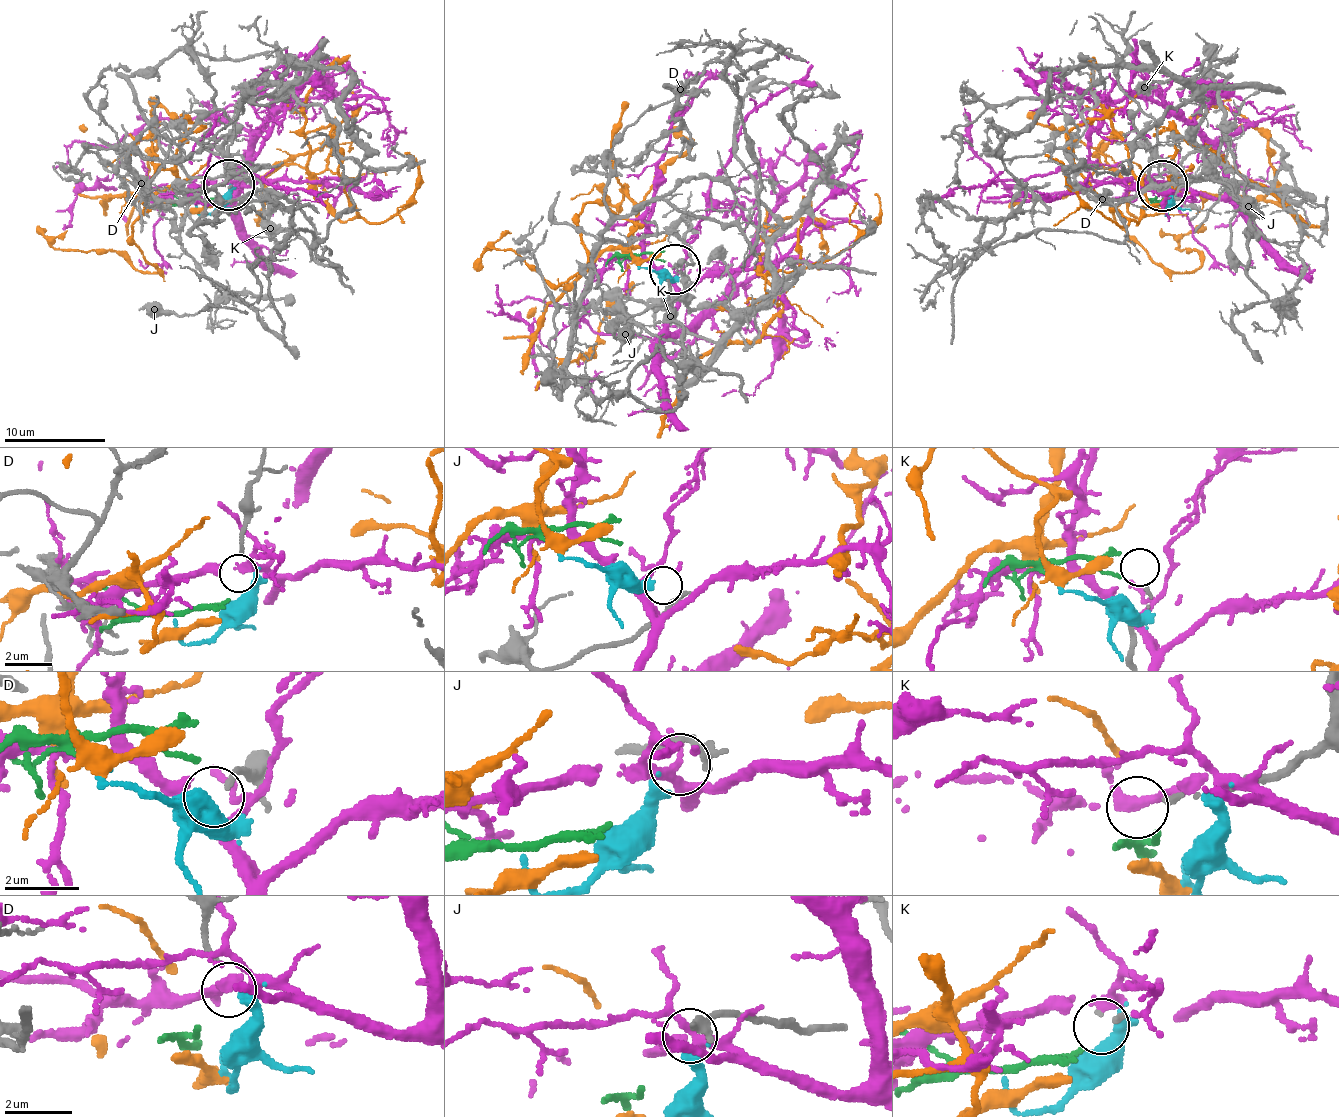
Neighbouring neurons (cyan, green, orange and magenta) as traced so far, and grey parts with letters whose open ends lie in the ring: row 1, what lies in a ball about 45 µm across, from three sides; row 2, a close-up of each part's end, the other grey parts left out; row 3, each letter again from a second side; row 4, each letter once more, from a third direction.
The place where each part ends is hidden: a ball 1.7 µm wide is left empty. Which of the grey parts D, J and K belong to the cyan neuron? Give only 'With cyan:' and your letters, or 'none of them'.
With cyan: J

